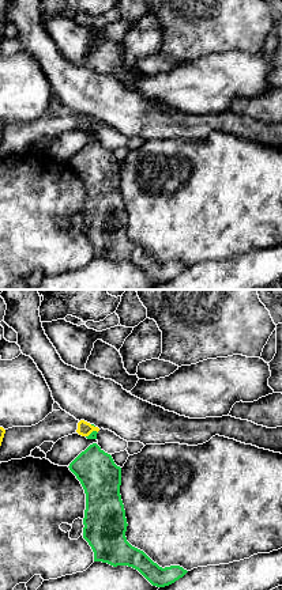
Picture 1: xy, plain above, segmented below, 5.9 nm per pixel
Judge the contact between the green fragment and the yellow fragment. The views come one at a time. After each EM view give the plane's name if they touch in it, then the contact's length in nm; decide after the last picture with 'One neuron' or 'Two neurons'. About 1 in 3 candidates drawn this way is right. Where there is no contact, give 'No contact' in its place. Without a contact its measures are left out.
Touches green in xy. Shared border 80 nm

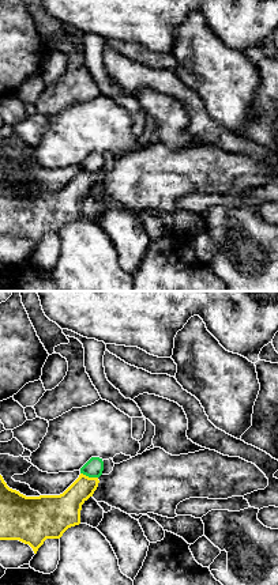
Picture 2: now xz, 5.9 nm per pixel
Touches green in xz. Shared border 110 nm

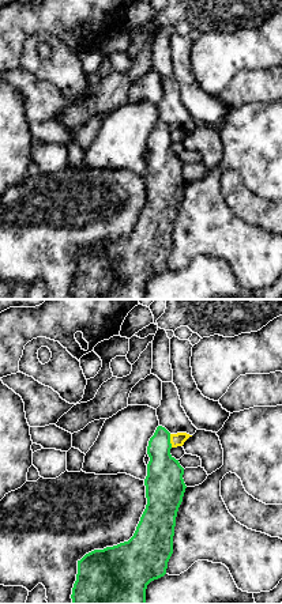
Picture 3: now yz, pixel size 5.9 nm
Touches green in yz. Shared border 80 nm

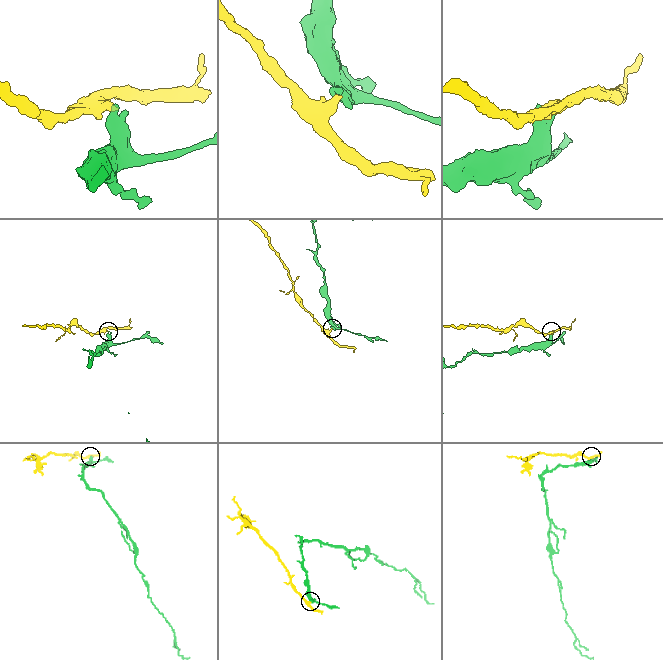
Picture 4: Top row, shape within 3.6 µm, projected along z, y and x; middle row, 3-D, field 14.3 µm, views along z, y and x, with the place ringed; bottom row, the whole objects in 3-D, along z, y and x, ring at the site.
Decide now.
Two neurons

